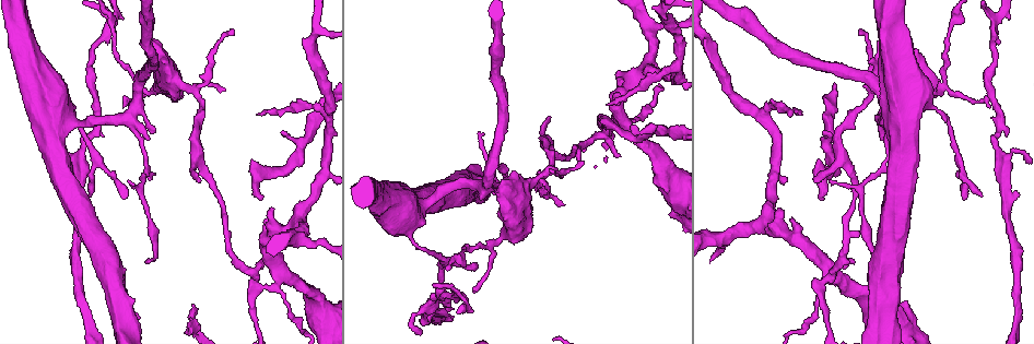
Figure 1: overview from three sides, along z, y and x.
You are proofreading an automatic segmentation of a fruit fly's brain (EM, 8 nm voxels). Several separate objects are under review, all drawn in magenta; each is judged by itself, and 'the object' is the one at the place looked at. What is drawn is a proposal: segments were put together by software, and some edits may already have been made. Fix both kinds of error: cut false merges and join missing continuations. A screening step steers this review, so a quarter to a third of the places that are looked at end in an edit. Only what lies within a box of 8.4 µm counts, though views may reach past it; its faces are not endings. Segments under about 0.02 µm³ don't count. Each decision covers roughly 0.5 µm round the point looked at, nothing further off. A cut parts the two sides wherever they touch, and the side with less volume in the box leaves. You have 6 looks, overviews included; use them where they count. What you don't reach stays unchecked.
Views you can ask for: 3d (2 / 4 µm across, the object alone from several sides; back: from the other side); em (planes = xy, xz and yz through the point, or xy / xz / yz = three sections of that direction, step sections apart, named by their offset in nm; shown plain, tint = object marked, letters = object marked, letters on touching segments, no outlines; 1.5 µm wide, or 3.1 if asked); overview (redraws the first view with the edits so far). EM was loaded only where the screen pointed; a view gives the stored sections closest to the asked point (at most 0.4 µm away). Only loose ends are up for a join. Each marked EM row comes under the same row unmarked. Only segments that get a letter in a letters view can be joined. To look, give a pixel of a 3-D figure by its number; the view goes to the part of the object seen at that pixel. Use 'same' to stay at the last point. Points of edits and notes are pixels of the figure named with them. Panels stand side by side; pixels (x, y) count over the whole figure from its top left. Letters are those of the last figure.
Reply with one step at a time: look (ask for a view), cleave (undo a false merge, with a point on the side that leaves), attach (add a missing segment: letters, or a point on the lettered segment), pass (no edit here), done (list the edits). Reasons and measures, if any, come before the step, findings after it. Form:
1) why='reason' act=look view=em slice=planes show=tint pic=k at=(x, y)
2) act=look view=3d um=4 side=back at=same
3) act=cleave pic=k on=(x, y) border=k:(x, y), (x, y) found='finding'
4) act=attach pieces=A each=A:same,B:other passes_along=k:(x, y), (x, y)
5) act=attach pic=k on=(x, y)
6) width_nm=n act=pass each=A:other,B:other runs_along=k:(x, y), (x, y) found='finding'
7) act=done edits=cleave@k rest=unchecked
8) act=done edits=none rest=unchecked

why='an open end' act=look view=em slice=planes show=letters pic=1 at=(861, 33)

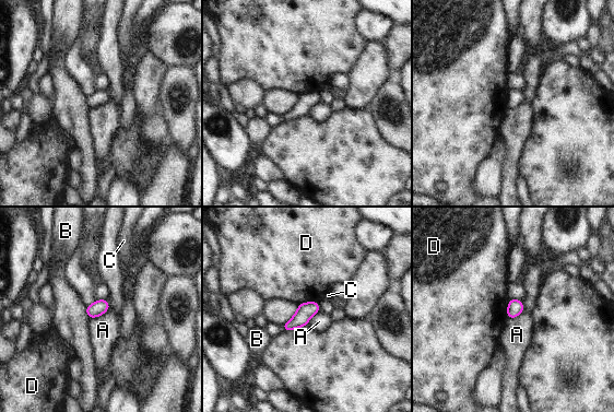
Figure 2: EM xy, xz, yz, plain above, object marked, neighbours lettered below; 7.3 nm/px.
longest_contact=A:180nm act=pass each=A:other,B:other,C:other,D:other border=2:(522, 301), (522, 310), (508, 319) found='none of them fits'

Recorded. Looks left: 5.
why='free end' act=look view=3d um=2 pic=1 at=(199, 179)

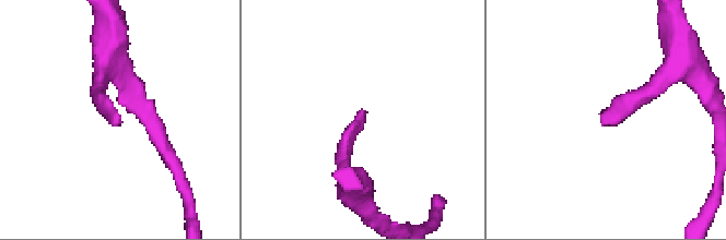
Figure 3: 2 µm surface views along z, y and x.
act=look view=em slice=planes show=letters pic=3 at=(120, 115)

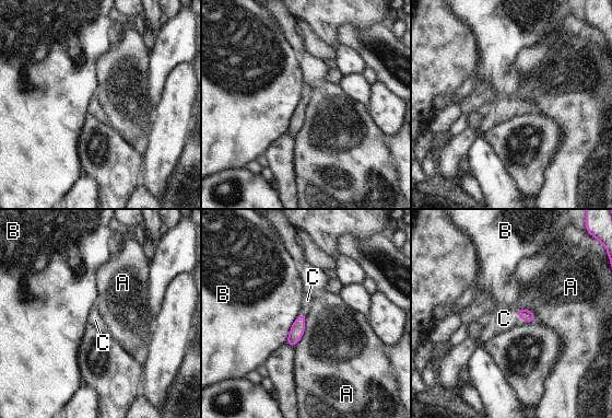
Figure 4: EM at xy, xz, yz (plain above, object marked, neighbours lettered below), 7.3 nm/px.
act=attach pieces=C each=A:other,B:other,C:same passes_along=4:(525, 314), (519, 317), (504, 318) found='the neuron continues'

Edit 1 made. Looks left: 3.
why='redraw' act=look view=overview

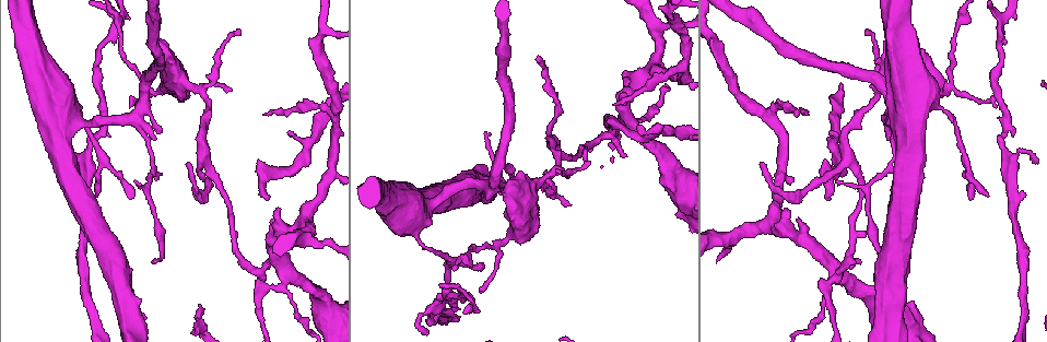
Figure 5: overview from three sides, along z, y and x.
why='calibre changes' act=look view=em slice=planes show=letters pic=5 at=(484, 186)

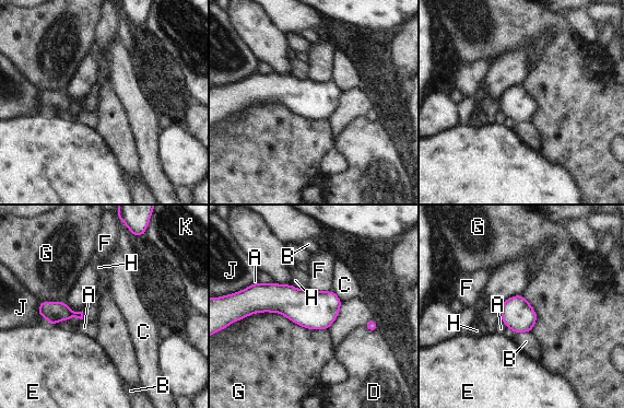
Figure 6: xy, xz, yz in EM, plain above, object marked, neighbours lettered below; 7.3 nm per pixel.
act=pass each=A:other,B:other,C:other,D:other,E:other,F:other,G:other,H:other,J:other,K:other found='continuous, no second neuron'

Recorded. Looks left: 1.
act=done edits=attach@4 rest=unchecked

